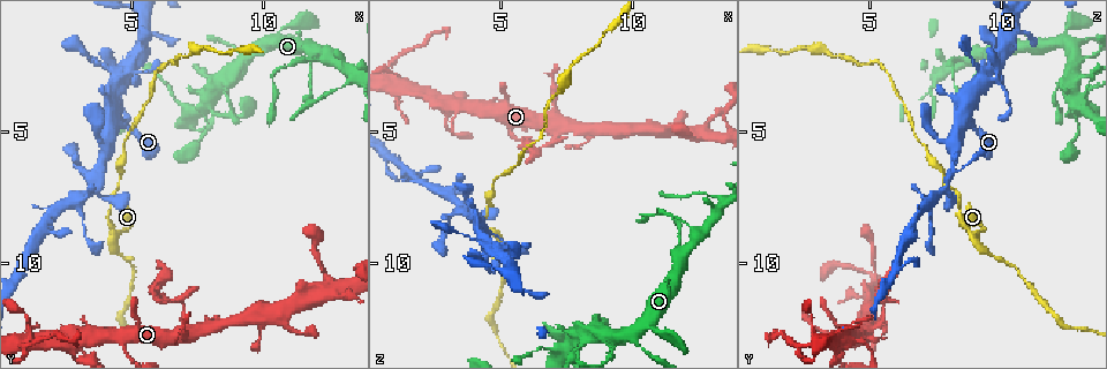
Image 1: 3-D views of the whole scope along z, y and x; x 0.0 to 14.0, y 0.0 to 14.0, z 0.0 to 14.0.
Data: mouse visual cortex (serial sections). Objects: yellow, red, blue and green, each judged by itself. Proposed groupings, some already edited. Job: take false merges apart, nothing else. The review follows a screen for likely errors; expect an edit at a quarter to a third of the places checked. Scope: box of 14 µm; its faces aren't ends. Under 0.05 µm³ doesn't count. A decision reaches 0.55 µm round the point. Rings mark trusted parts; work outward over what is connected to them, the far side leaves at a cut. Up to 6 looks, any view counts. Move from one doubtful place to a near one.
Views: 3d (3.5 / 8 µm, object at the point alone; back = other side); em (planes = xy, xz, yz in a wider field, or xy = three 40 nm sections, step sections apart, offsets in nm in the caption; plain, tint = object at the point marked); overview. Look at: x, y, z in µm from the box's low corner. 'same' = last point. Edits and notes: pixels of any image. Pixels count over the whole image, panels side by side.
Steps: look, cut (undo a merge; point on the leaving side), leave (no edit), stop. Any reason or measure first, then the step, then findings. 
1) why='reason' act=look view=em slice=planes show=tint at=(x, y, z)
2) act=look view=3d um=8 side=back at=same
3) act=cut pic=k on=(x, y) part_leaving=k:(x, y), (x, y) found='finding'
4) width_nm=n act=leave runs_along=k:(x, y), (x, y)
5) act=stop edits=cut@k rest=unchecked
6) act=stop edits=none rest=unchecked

why='small branch off a trunk' act=look view=3d um=3.5 at=(7.3, 12.6, 4.8)

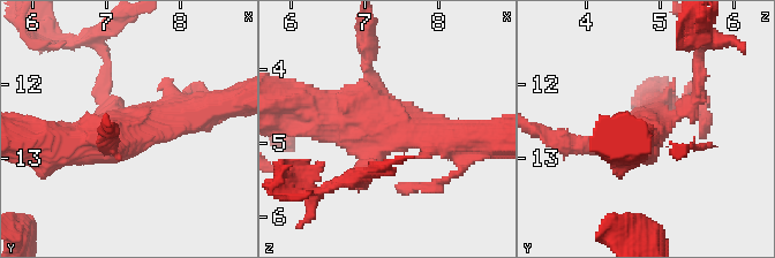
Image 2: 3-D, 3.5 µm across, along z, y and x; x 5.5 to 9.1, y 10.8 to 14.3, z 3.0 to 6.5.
arms=4 arm_widths_nm=200,200,400,500 why='shape alone is not enough' act=look view=em slice=xy step=1 show=tint at=(7.25, 12.55, 4.80)

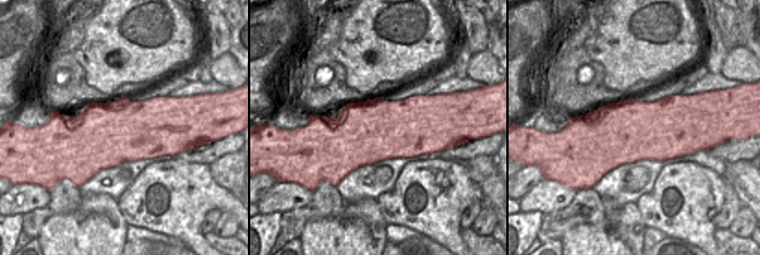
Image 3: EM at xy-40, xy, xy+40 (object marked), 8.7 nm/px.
act=leave runs_along=2:(55, 146), (201, 114) found='all the same cell'

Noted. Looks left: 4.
why='side arm on a straight run' act=look view=3d um=3.5 at=(4.5, 12.8, 4.1)

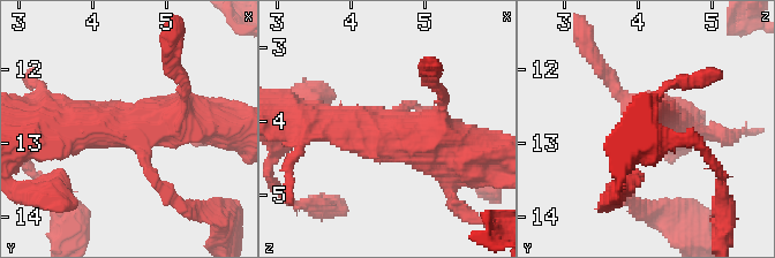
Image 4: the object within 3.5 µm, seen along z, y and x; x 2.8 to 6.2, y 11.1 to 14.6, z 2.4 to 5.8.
arms=3 arm_widths_nm=100,450,600 why='now the EM' act=look view=em slice=xy step=5 show=tint at=(4.50, 12.75, 4.15)

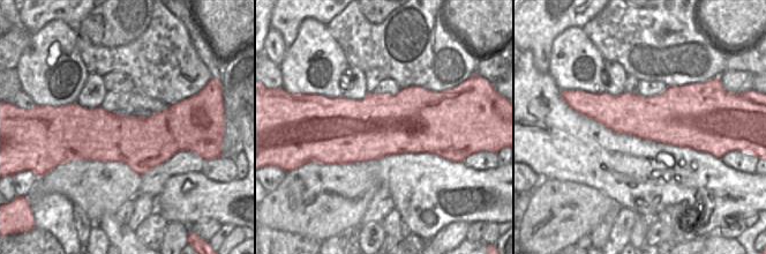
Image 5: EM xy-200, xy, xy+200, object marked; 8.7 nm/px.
act=leave found='continuous, no second cell'

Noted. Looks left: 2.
why='four arms meet' act=look view=3d um=3.5 at=(2.7, 13.0, 3.8)

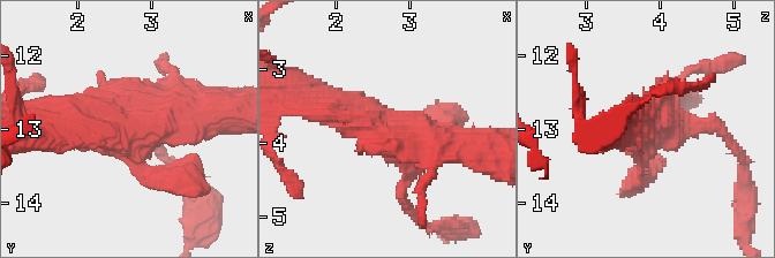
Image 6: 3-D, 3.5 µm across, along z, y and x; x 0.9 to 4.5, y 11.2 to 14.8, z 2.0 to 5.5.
act=leave runs_along=6:(463, 145), (409, 142), (321, 100) found='one cell here'

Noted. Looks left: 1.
act=stop edits=none rest=unchecked

